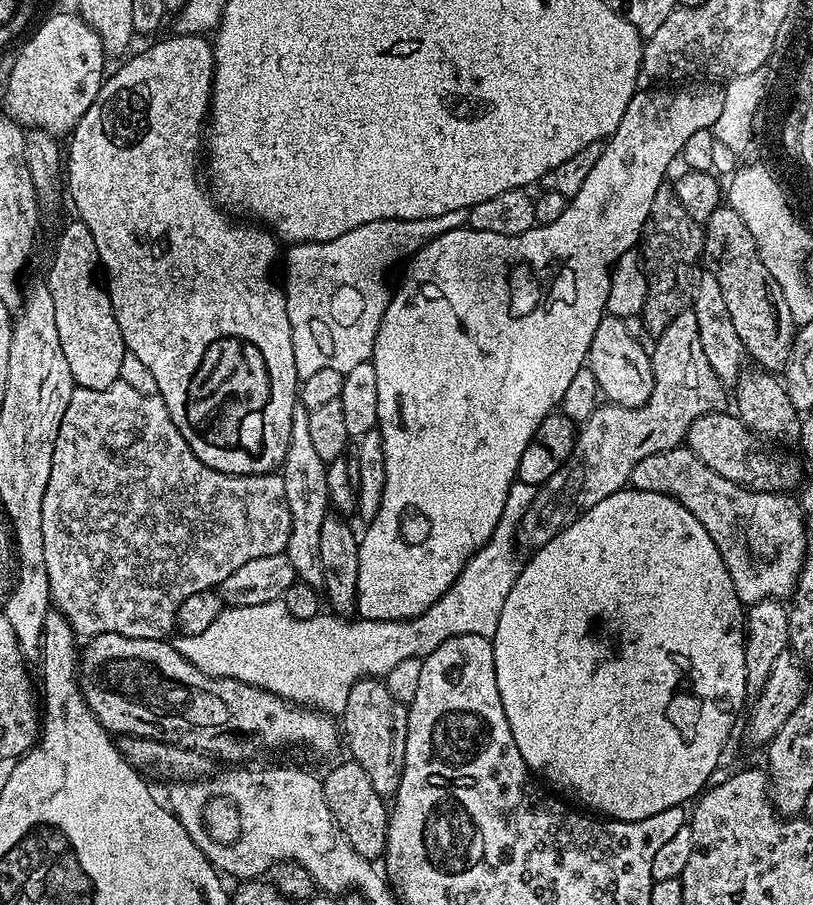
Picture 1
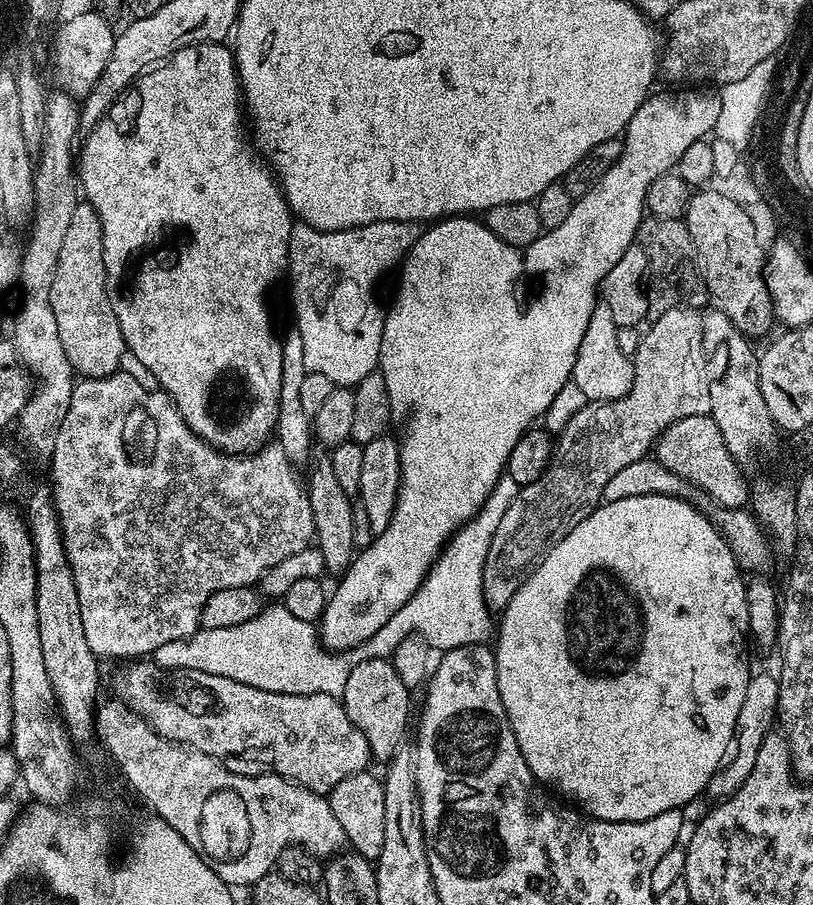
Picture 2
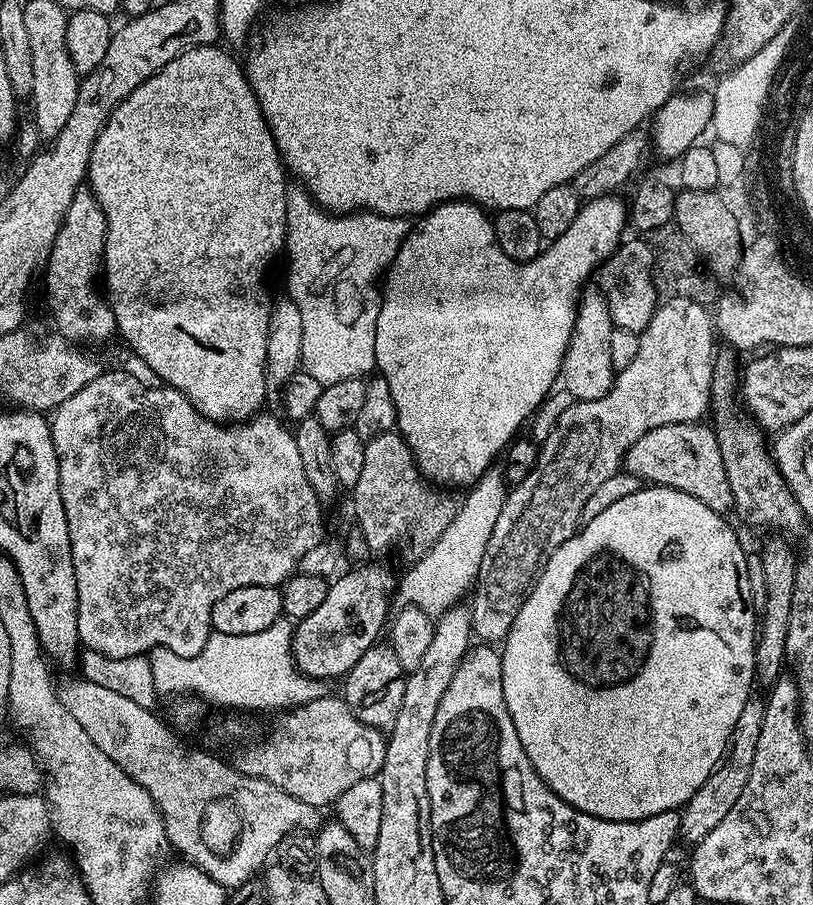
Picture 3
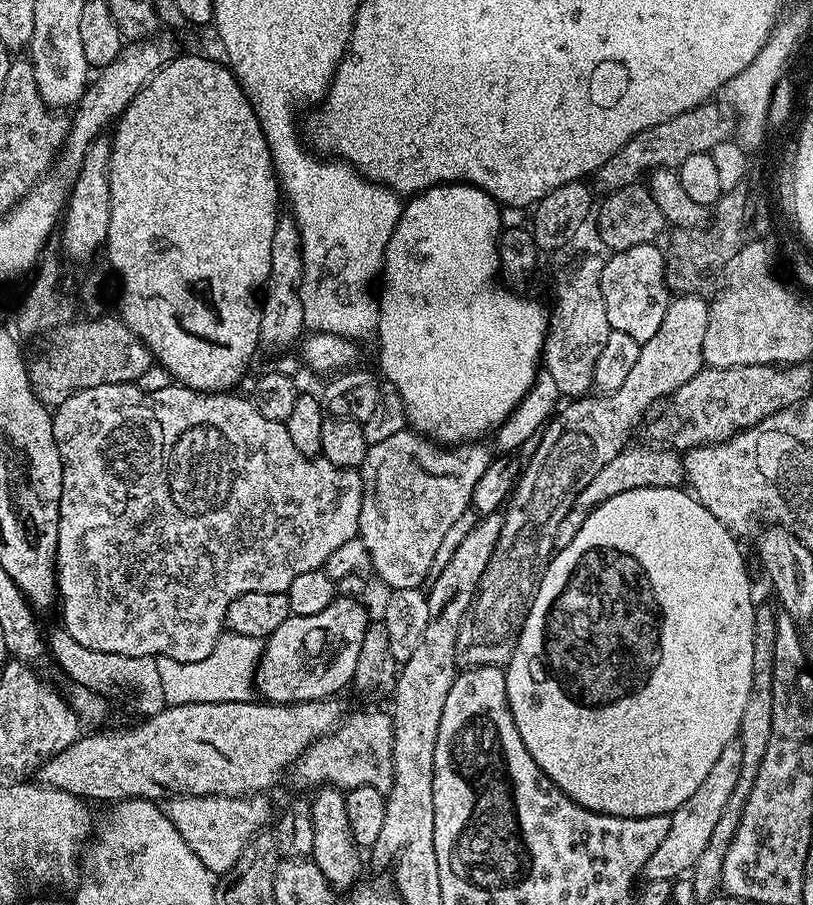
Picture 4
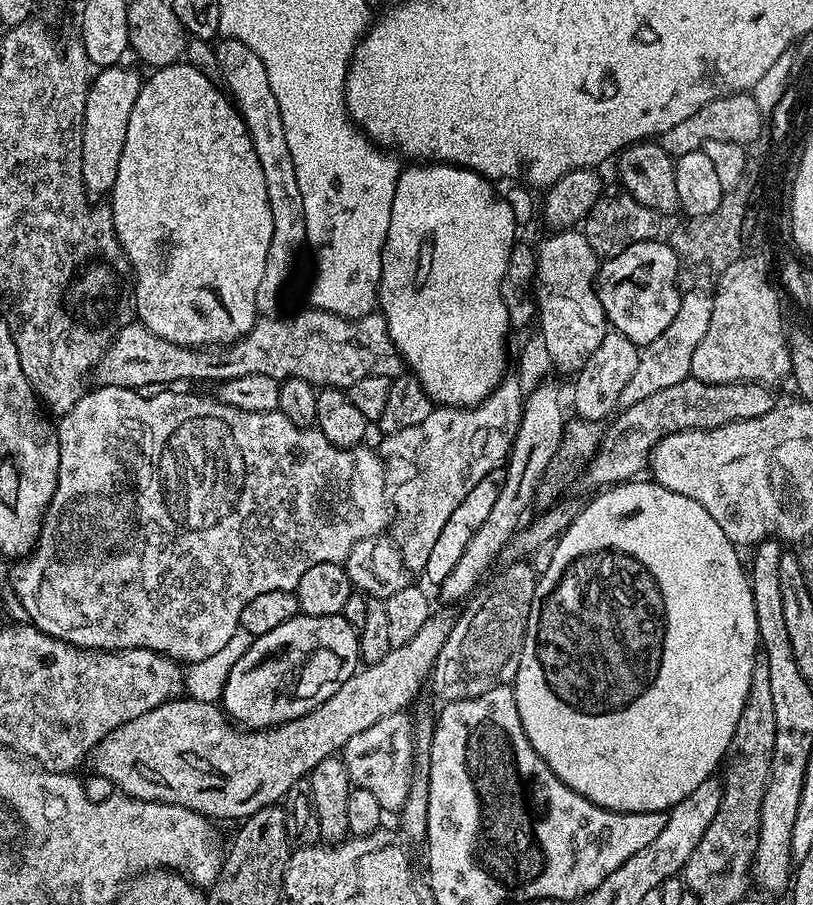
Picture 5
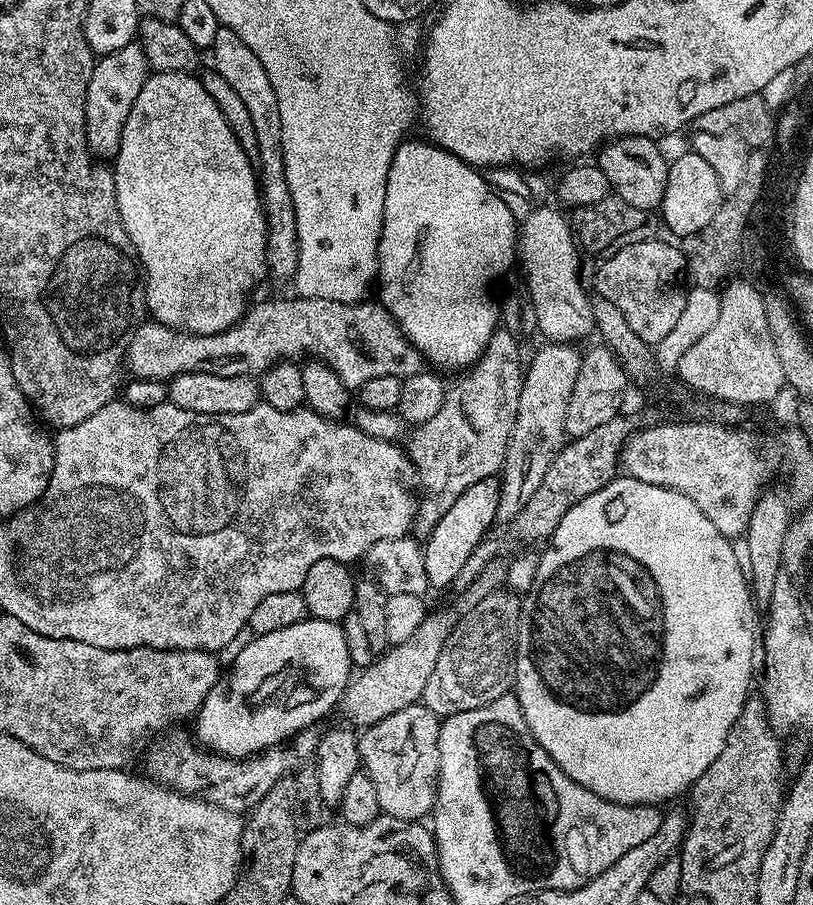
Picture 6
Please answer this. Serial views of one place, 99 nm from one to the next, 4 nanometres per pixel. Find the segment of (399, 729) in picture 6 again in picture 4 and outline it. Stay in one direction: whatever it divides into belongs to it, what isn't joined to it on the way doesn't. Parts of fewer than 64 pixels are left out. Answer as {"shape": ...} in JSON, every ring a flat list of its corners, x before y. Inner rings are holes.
{"shape":[[356,712,353,716,345,715,337,728,316,740,297,758,290,769,292,784,296,788,319,790,325,786,347,790,358,786,374,786,379,792,387,793,394,778,394,726,391,715,384,712]]}

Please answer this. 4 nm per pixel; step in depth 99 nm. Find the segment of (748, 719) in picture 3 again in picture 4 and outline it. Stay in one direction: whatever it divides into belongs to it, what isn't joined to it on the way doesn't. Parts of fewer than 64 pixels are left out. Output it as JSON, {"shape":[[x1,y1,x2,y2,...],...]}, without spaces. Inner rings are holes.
{"shape":[[739,742,728,744,718,757,718,762,708,768,706,779,678,810,671,813,670,830,666,830,666,838,662,838,658,850,650,854,650,862,646,862,642,873,645,881,675,880,691,873,692,867,702,858,702,850,710,842,710,834,714,834,714,826,718,826,718,818,722,818,722,810,726,810,726,802,730,802,730,794,734,794,734,786,738,786,738,778,742,774,742,746]]}

